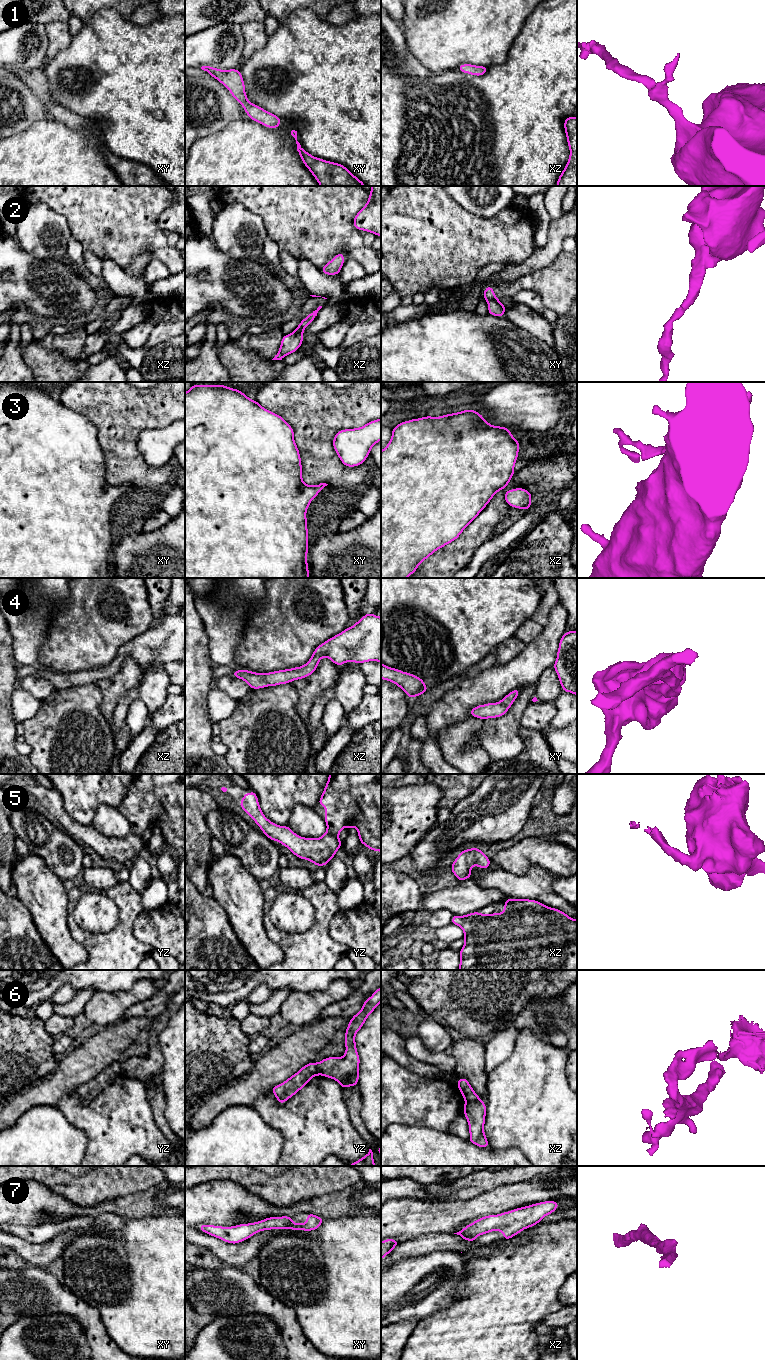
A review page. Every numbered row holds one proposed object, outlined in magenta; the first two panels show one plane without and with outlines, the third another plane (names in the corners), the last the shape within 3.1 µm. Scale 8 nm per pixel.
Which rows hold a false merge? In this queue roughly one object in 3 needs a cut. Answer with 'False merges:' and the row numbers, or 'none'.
False merges: 2, 6

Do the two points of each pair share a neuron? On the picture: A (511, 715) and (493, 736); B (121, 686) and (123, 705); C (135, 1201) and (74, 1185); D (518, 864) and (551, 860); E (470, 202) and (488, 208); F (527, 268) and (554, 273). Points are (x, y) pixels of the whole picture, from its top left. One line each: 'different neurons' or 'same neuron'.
A: same neuron
B: different neurons
C: different neurons
D: same neuron
E: same neuron
F: different neurons

